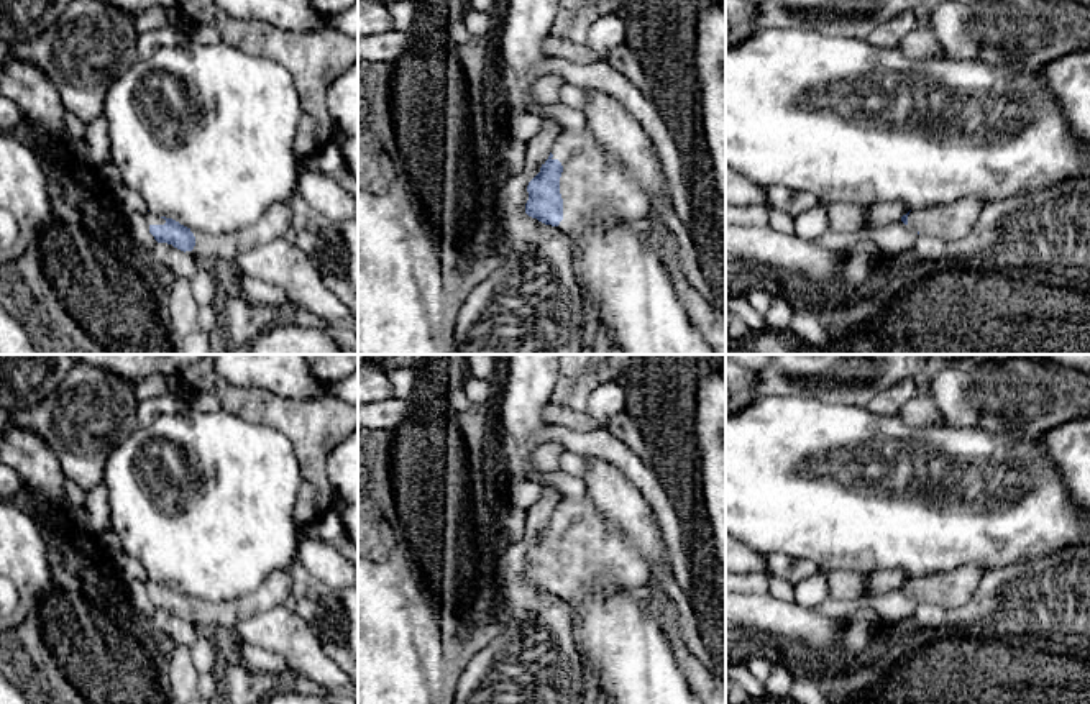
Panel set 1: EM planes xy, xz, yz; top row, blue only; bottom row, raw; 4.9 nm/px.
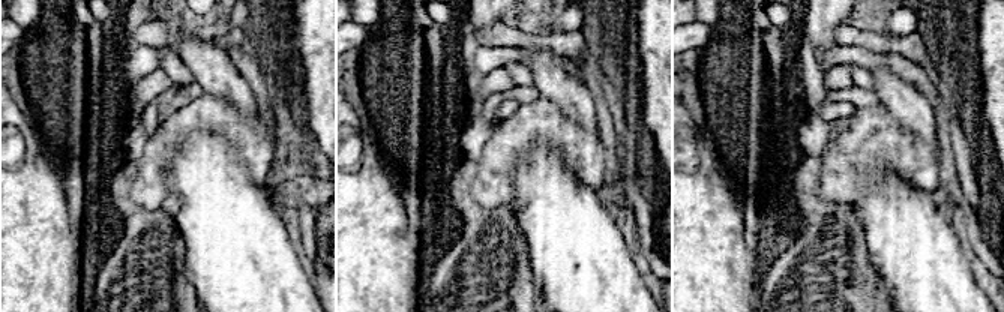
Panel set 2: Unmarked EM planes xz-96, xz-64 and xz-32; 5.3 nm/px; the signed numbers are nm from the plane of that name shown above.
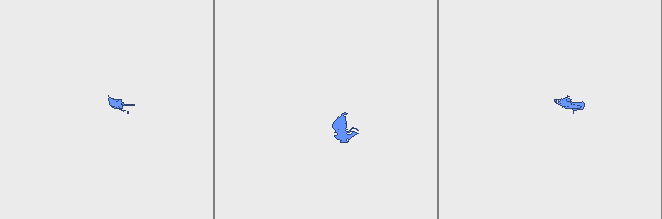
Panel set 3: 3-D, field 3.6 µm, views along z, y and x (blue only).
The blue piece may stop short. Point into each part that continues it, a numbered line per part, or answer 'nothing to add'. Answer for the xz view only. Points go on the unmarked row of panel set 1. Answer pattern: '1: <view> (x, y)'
1: xz (593, 553)

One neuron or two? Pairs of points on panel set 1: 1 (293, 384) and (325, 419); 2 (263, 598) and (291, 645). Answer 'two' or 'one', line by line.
1: two
2: two

